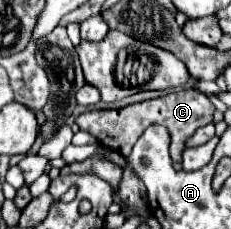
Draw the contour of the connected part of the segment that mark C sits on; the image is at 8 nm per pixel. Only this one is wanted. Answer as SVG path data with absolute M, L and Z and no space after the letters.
M183 90L183 92L165 94L165 96L159 96L153 100L145 100L139 104L131 104L125 108L89 110L89 112L83 112L75 122L79 124L81 130L93 134L103 146L107 146L123 156L131 154L131 148L141 138L141 134L145 132L147 126L163 124L171 134L171 158L173 158L173 162L181 162L187 140L195 134L197 128L213 122L213 112L215 112L215 106L211 104L211 100L205 94L201 94L197 90Z

